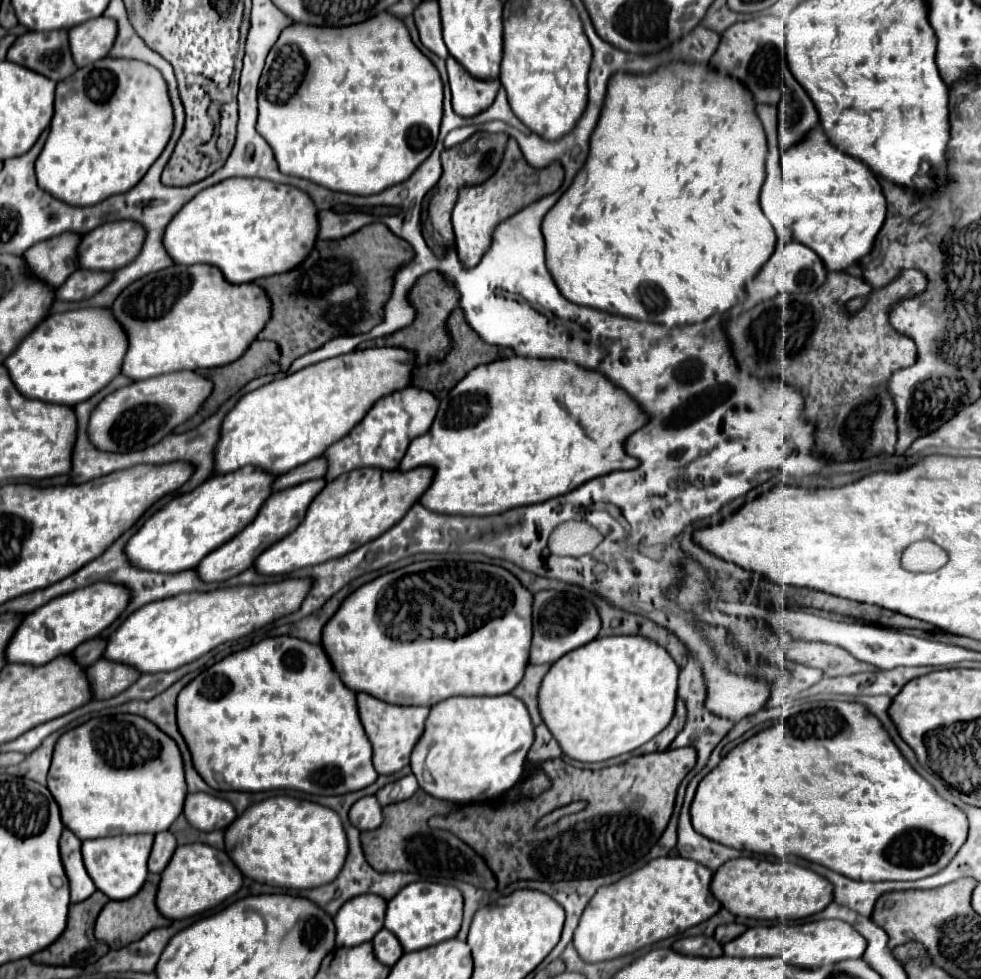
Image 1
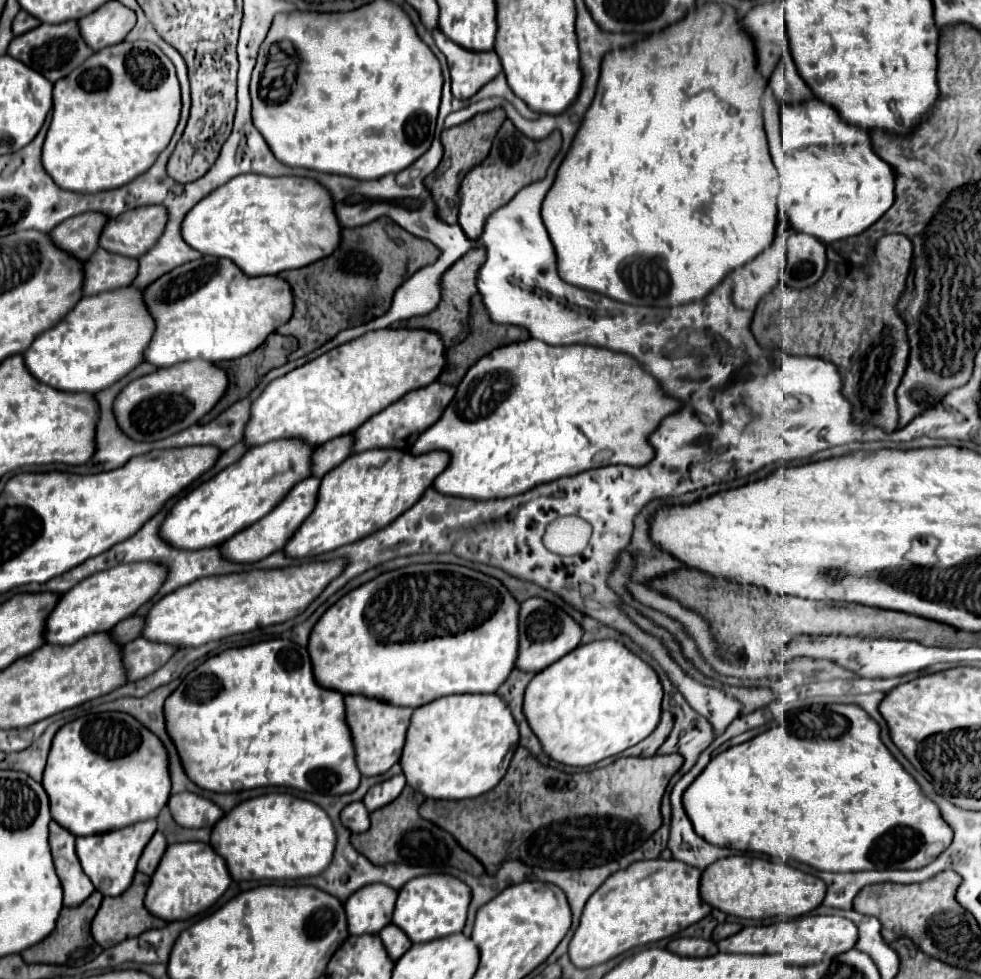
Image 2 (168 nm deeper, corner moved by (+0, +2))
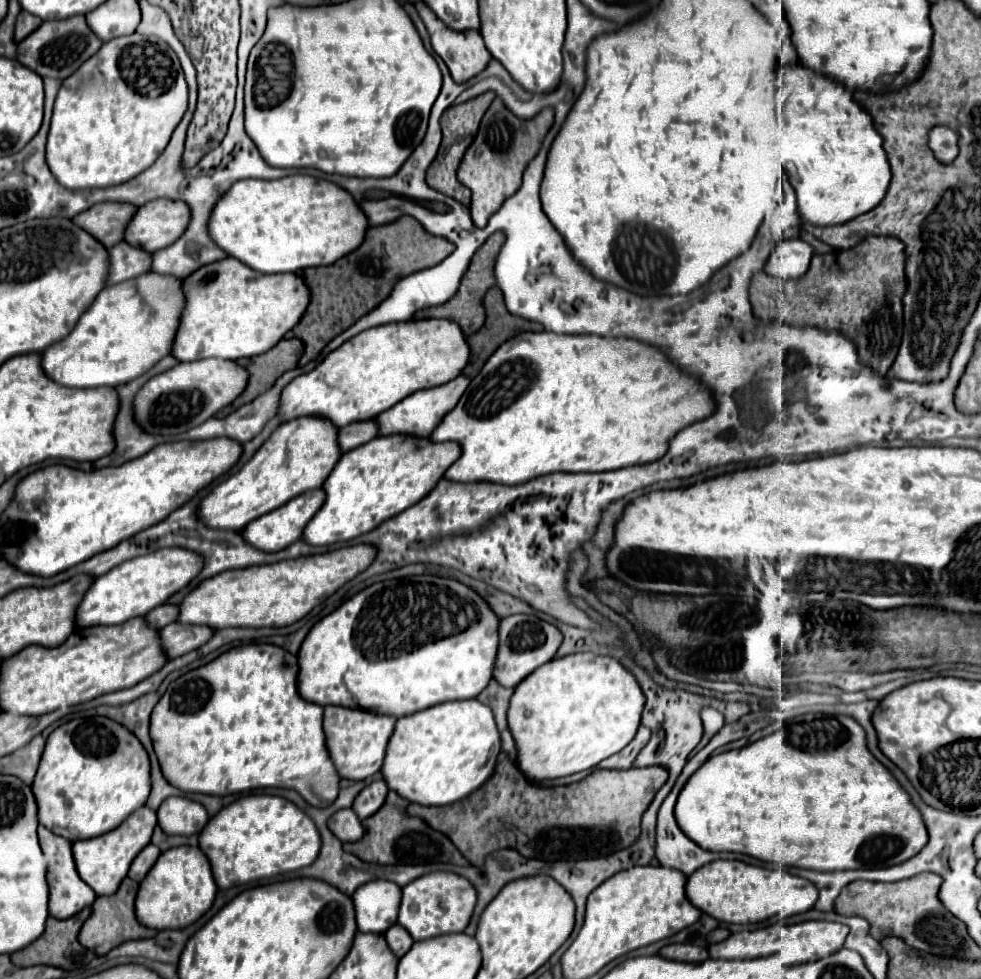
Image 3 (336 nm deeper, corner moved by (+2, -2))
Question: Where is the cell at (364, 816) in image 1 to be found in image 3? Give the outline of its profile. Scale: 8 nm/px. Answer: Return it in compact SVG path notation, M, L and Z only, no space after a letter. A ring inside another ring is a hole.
M347 808L347 810L337 810L329 822L327 822L329 830L341 840L341 842L357 842L363 838L365 830L361 826L361 820L357 818L357 814Z

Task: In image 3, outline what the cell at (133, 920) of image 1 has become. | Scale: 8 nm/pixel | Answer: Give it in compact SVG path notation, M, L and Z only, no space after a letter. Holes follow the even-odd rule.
M119 888L119 892L115 892L113 896L99 896L93 902L93 912L87 918L87 922L83 924L81 932L79 932L79 942L93 950L95 954L103 956L109 950L113 950L115 946L127 942L127 940L137 940L137 938L153 938L157 932L149 930L147 926L143 926L137 916L135 916L135 896L137 896L139 888Z

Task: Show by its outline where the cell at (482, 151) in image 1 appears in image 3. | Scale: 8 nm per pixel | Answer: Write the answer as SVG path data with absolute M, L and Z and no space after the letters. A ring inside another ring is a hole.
M487 92L483 96L477 96L465 104L459 104L459 106L453 106L453 108L447 108L447 112L441 116L441 130L443 130L443 142L441 142L441 148L439 148L439 154L437 158L433 160L433 164L429 166L427 170L427 184L445 194L445 196L451 196L455 200L459 200L463 206L469 206L471 202L471 192L469 188L461 186L459 180L457 180L457 168L467 152L467 148L471 146L473 142L473 136L477 136L477 130L479 130L479 124L481 124L481 118L483 114L487 112L489 104L493 102L495 98L495 92Z

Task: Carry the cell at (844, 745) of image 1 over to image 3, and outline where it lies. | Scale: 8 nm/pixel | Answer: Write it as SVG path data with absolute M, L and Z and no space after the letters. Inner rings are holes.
M805 714L799 716L795 724L791 724L791 734L787 728L781 728L749 746L743 746L741 750L729 750L717 756L711 756L685 784L681 790L677 804L675 804L675 816L679 828L701 848L713 850L713 852L741 852L747 856L753 856L764 863L774 863L782 866L797 866L807 870L855 870L855 868L889 868L897 866L911 856L917 856L929 842L929 832L925 828L925 822L921 818L921 812L911 802L905 788L893 778L893 774L867 750L867 738L863 726L851 718L851 716L831 716L831 714Z

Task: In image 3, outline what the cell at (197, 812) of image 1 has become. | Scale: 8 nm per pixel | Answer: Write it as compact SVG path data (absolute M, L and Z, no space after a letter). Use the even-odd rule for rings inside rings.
M173 796L159 806L157 818L159 818L159 826L167 834L191 836L191 834L199 834L201 828L205 828L209 814L199 802Z

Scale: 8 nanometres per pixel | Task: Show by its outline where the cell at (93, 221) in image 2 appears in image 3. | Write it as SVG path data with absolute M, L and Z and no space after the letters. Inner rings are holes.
M95 204L93 208L77 214L73 218L73 224L81 230L89 232L101 246L111 248L113 244L121 242L121 236L125 232L125 224L129 222L129 216L133 216L137 208L129 208L129 204Z

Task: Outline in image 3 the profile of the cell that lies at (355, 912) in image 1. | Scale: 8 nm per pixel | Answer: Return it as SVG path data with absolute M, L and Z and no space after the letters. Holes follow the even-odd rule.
M373 880L355 890L353 906L359 932L383 934L397 922L401 888L389 880Z

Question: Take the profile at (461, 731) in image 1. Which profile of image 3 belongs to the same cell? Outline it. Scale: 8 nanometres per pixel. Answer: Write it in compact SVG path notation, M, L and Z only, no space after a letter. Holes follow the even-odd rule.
M479 700L443 702L397 720L385 768L381 768L391 790L409 802L423 806L445 806L467 798L493 774L501 752L501 736L487 704Z

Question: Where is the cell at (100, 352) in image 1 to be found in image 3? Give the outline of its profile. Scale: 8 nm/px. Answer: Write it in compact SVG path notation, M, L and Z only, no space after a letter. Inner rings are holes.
M147 272L145 276L137 276L137 280L125 280L125 284L103 288L93 304L81 314L71 334L41 352L41 368L47 378L67 388L99 388L121 386L145 374L153 364L169 354L169 344L177 330L177 312L181 312L183 304L181 292L177 292L179 282L181 280L173 276L153 276L153 272Z

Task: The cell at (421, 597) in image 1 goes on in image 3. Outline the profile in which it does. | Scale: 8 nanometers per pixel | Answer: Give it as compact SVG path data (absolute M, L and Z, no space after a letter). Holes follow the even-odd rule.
M423 574L423 576L407 576L407 578L371 584L369 588L355 594L351 600L341 604L337 610L333 610L329 616L319 620L311 628L307 638L303 640L301 650L299 650L301 676L297 680L301 698L307 698L309 702L319 704L319 706L335 704L335 706L347 706L347 708L365 708L369 712L385 712L385 714L391 714L397 718L415 714L417 710L425 710L439 702L477 698L477 694L483 692L485 686L493 680L493 670L495 670L495 660L497 660L497 650L499 650L499 622L501 622L501 618L493 612L493 608L487 604L487 600L483 596L479 596L471 586L465 586L451 578Z

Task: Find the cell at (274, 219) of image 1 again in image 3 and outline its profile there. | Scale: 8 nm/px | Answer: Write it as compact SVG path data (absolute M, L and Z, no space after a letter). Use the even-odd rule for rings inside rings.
M295 174L279 180L239 180L235 182L225 196L217 200L207 220L207 232L215 246L219 246L227 256L241 260L245 266L261 274L279 274L279 272L301 272L309 266L327 266L339 260L341 256L353 252L365 236L367 220L365 214L357 208L351 196L351 220L349 220L349 194L333 182L317 180L313 176Z

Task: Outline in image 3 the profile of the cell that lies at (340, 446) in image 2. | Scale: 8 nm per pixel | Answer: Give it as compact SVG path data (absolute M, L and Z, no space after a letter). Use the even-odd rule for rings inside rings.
M365 420L365 422L357 422L357 424L349 424L349 426L341 428L339 436L337 436L341 454L345 454L361 444L367 444L369 440L375 438L375 432L377 432L377 426L373 424L373 420Z

